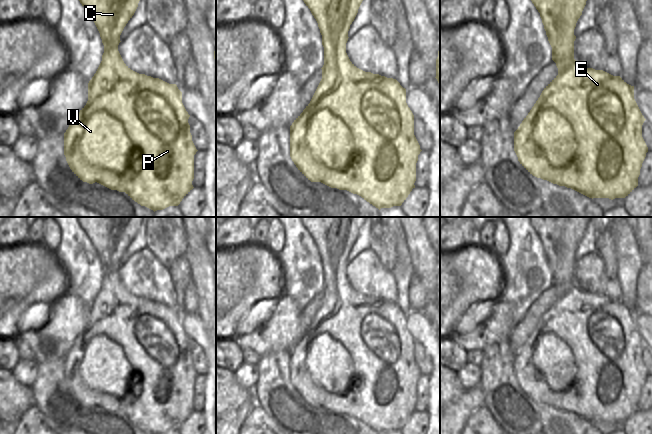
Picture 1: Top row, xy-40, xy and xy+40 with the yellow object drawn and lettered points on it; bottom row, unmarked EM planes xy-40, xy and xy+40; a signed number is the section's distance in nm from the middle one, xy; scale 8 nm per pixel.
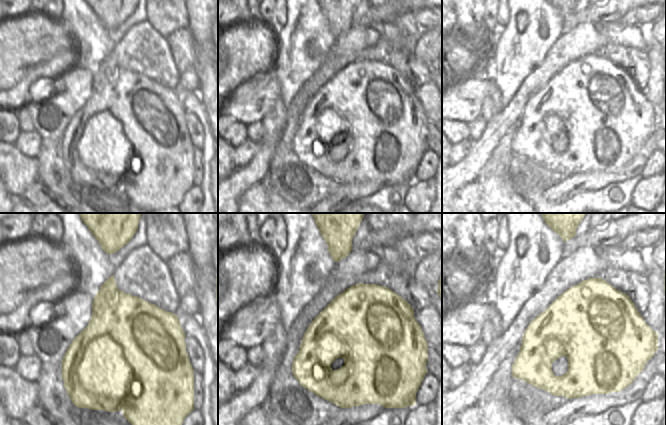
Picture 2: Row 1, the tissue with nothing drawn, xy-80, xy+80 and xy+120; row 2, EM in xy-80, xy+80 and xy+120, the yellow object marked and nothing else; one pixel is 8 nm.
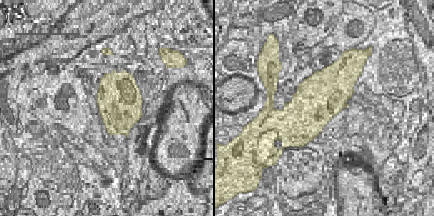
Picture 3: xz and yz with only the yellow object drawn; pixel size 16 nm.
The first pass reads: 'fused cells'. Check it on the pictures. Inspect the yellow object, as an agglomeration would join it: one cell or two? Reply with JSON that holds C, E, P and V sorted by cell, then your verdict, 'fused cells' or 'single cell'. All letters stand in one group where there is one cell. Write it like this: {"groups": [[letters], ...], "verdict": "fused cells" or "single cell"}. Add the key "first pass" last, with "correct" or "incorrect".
{"groups": [["C", "E", "P", "V"]], "verdict": "single cell", "first pass": "incorrect"}

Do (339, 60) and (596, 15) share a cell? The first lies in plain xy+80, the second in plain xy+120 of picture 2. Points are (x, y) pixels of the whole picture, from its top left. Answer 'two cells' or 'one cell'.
two cells

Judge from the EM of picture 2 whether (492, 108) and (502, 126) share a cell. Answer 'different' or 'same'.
different

